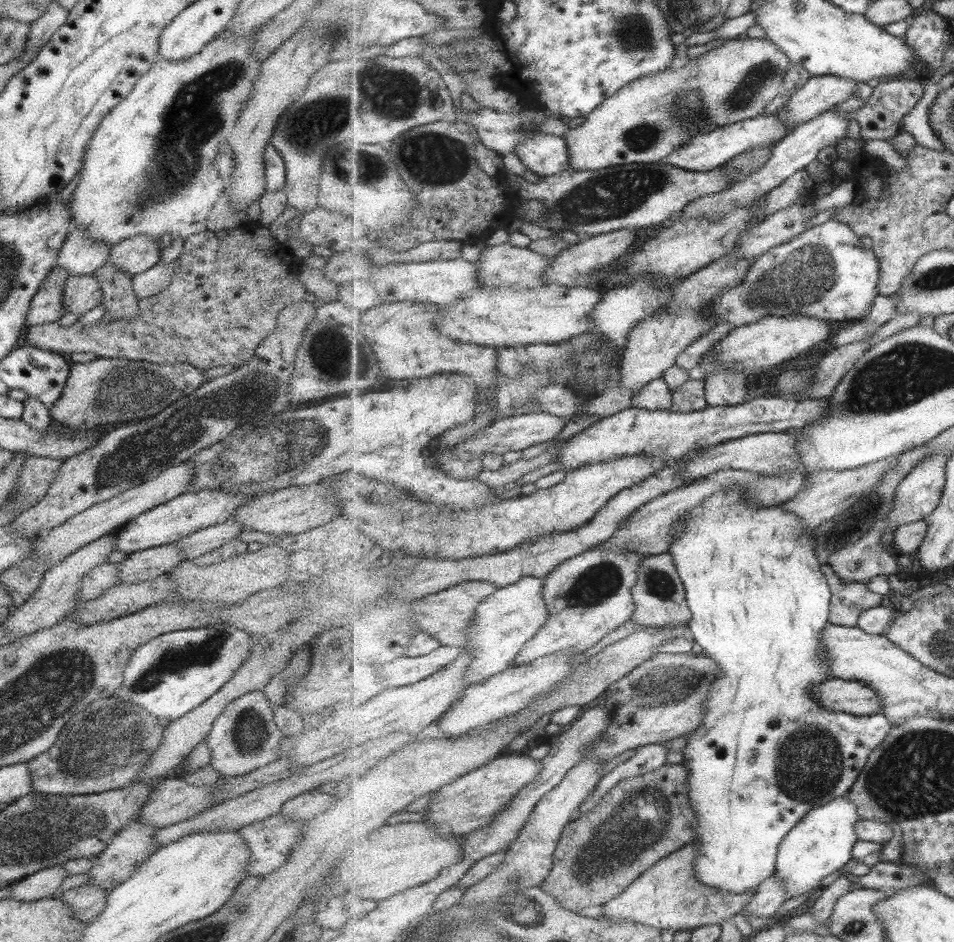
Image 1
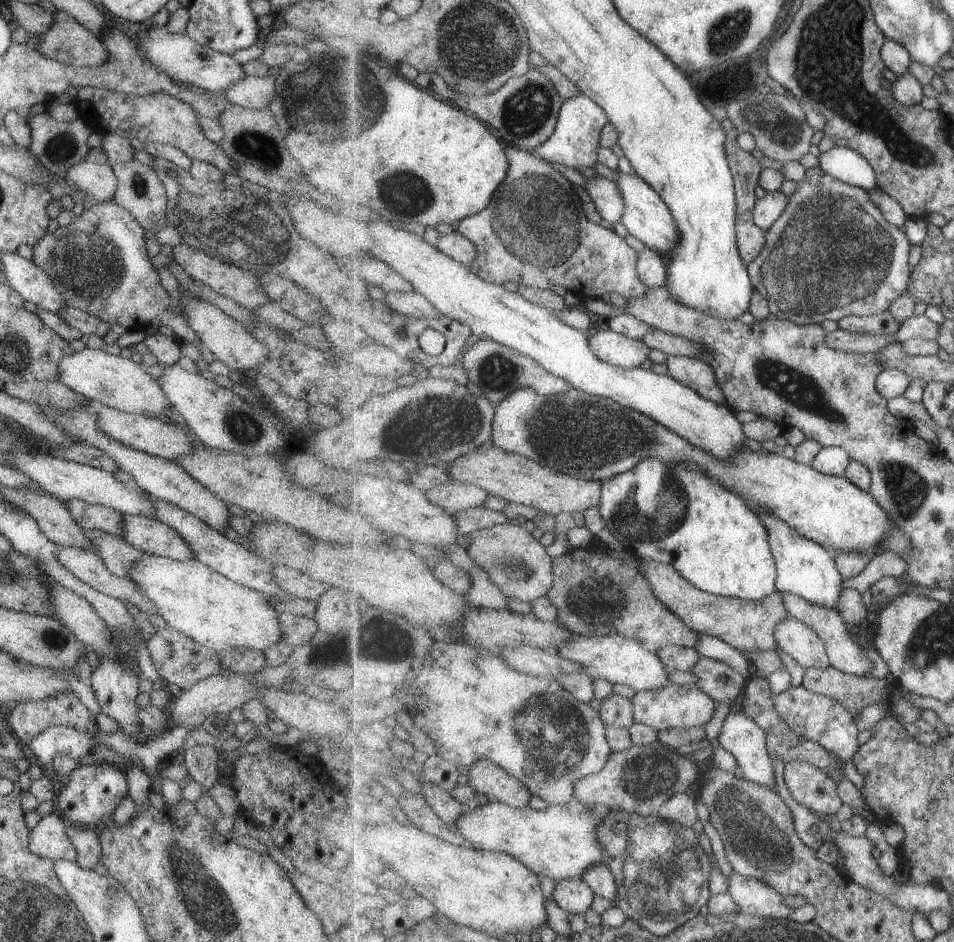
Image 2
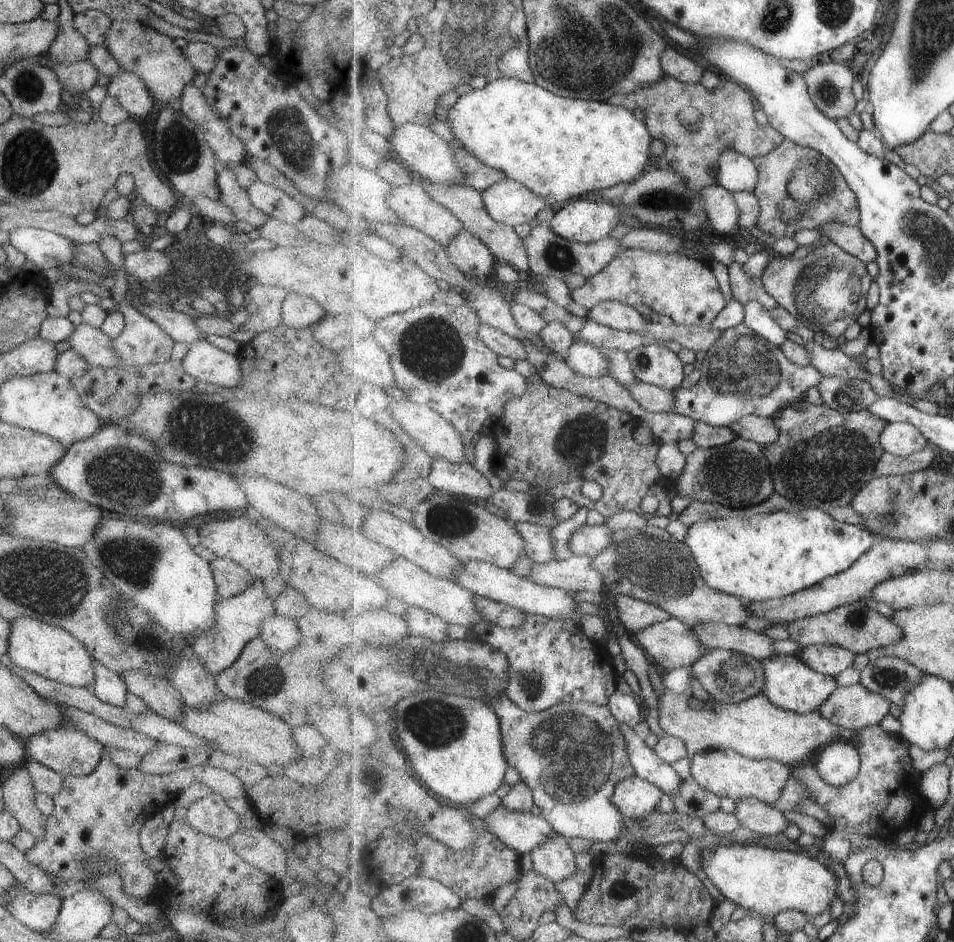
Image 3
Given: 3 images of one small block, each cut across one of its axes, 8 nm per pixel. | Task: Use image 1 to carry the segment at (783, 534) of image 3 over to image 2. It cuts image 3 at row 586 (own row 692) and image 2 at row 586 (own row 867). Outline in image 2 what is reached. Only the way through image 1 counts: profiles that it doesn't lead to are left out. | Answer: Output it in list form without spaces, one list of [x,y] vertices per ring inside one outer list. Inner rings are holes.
[[[658,459],[643,460],[637,467],[618,475],[615,479],[605,481],[602,504],[599,508],[600,515],[604,518],[606,527],[610,535],[620,542],[625,550],[632,552],[639,558],[658,561],[661,563],[673,564],[673,567],[690,583],[700,590],[709,592],[713,595],[722,595],[723,597],[738,597],[747,601],[764,600],[766,597],[773,595],[776,589],[778,578],[778,567],[776,559],[772,554],[772,545],[768,535],[768,529],[764,522],[760,520],[758,514],[753,511],[744,499],[741,499],[733,492],[726,490],[716,481],[709,479],[694,463],[678,463],[677,465],[667,465]]]

